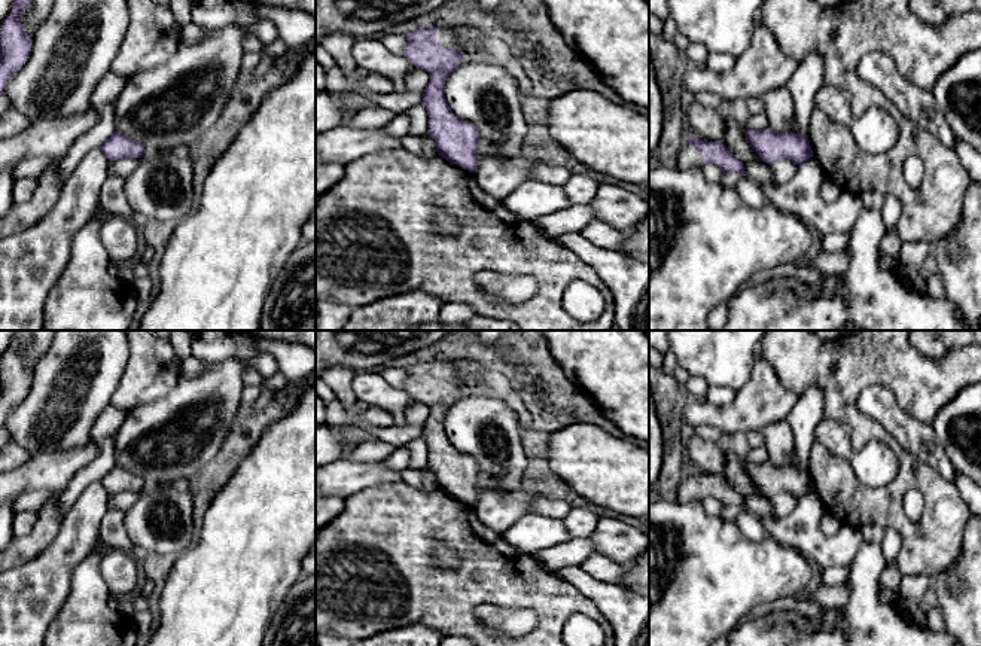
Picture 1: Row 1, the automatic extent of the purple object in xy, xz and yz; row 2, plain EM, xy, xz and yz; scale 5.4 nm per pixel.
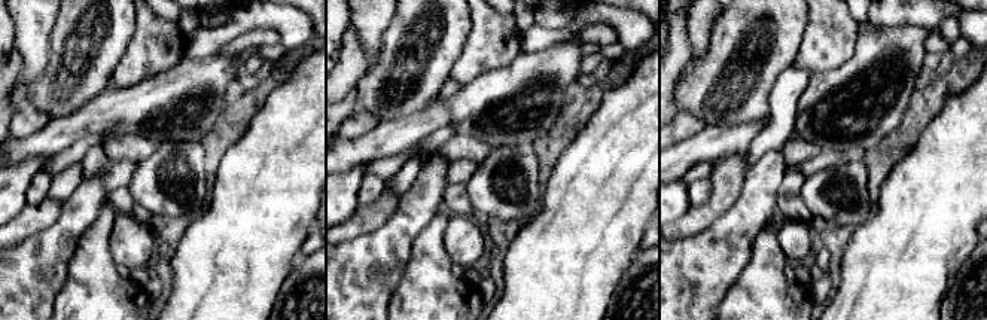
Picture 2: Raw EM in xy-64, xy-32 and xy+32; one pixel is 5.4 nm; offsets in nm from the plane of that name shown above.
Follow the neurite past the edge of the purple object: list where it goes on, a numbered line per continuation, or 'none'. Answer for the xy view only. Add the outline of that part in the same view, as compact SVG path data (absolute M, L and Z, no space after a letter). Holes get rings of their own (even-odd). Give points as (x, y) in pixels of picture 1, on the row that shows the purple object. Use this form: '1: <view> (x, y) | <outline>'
none

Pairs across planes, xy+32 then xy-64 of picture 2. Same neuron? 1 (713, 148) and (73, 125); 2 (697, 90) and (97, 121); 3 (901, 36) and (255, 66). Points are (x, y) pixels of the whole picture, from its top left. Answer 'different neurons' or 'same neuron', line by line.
1: same neuron
2: different neurons
3: different neurons

